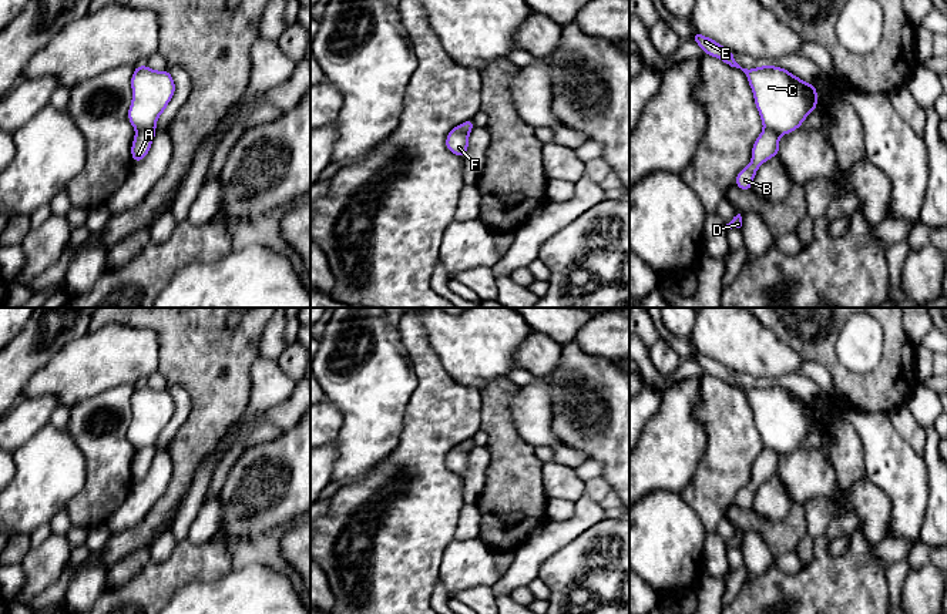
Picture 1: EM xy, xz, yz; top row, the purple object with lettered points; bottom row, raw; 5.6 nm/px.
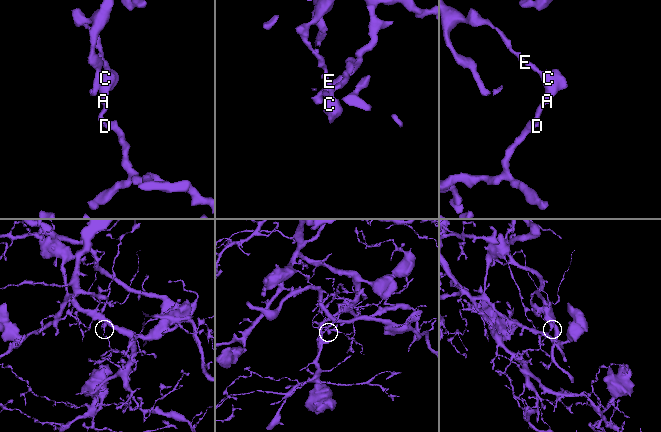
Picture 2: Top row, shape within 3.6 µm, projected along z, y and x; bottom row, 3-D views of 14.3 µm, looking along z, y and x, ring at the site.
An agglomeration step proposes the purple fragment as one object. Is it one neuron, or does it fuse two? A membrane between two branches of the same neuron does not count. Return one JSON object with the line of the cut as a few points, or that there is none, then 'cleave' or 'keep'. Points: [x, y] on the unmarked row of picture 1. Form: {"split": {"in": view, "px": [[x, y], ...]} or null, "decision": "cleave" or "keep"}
{"split": {"in": "xy", "px": [[154, 445], [137, 450]]}, "decision": "cleave"}

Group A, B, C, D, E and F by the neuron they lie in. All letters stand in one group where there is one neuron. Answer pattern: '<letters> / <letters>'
A B D / C E F

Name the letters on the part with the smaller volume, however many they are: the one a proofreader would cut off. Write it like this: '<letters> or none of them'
C, E, F

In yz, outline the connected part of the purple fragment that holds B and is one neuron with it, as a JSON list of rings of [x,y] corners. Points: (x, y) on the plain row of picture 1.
[[[763,447],[760,454],[753,462],[750,483],[739,490],[735,497],[735,503],[742,510],[749,510],[758,487],[765,480],[776,474],[779,474],[779,454],[769,447]]]

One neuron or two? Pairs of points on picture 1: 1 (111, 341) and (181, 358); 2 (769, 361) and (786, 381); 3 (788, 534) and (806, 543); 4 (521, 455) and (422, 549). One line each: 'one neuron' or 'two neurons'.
1: two neurons
2: two neurons
3: two neurons
4: two neurons

